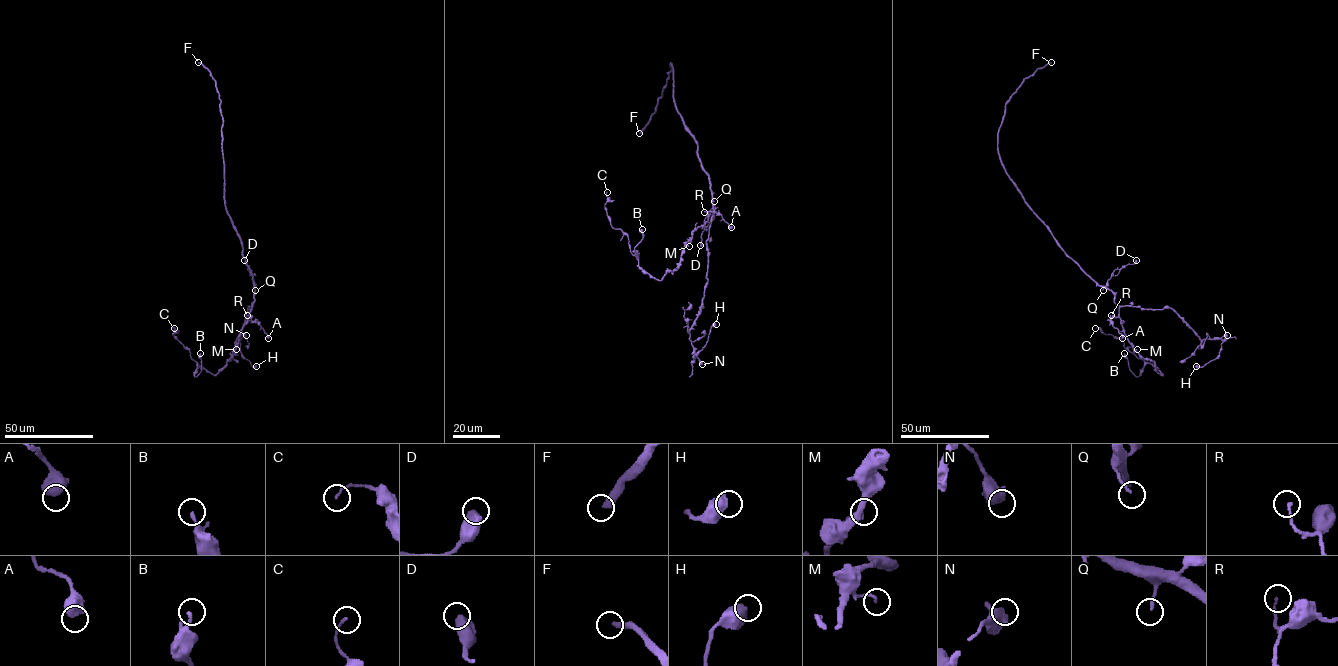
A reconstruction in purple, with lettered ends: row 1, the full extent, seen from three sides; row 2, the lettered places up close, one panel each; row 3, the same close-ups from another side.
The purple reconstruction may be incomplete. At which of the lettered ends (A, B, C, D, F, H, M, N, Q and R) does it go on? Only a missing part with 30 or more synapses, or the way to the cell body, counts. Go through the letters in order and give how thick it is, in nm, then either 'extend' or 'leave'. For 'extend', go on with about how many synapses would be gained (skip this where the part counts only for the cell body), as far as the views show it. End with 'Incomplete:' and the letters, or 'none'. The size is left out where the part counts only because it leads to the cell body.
A: 700 nm | leave
B: 190 nm | leave
C: 110 nm | leave
D: 600 nm | leave
F: 360 nm | extend | 750 syn
H: 700 nm | leave
M: 120 nm | leave
N: 480 nm | leave
Q: 150 nm | leave
R: 140 nm | leave
Incomplete: F

